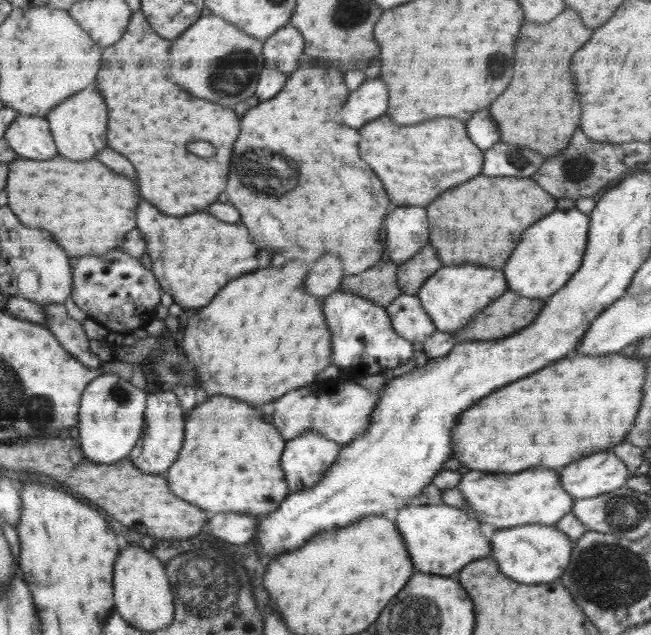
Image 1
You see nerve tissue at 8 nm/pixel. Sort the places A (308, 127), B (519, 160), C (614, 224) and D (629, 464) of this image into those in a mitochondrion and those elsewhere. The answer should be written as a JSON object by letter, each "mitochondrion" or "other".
{"A":"other","B":"mitochondrion","C":"other","D":"other"}

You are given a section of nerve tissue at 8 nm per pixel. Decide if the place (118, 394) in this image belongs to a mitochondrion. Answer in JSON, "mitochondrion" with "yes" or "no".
{"mitochondrion":"yes"}

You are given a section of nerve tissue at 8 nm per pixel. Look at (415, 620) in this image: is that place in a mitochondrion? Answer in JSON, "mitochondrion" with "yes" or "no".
{"mitochondrion":"yes"}

